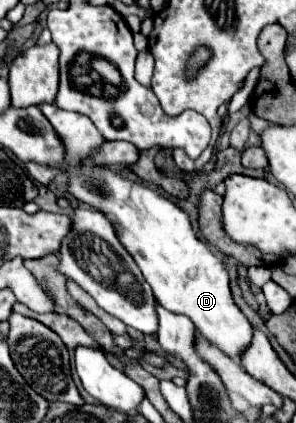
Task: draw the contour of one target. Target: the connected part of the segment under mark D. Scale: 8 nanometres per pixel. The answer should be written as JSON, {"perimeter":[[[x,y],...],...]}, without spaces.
{"perimeter":[[[41,104],[39,108],[53,124],[53,130],[61,134],[65,160],[61,162],[59,170],[69,176],[67,192],[79,202],[103,212],[111,220],[117,238],[141,268],[157,302],[163,308],[189,316],[195,328],[211,344],[215,344],[219,350],[225,350],[225,354],[233,360],[239,360],[239,354],[251,342],[253,326],[231,298],[229,274],[223,262],[211,252],[209,244],[197,238],[189,216],[173,200],[161,196],[145,184],[131,182],[111,170],[101,174],[95,172],[95,166],[87,168],[85,164],[77,164],[81,158],[91,158],[91,154],[101,148],[105,142],[101,132],[83,114],[61,110],[55,104]]]}

